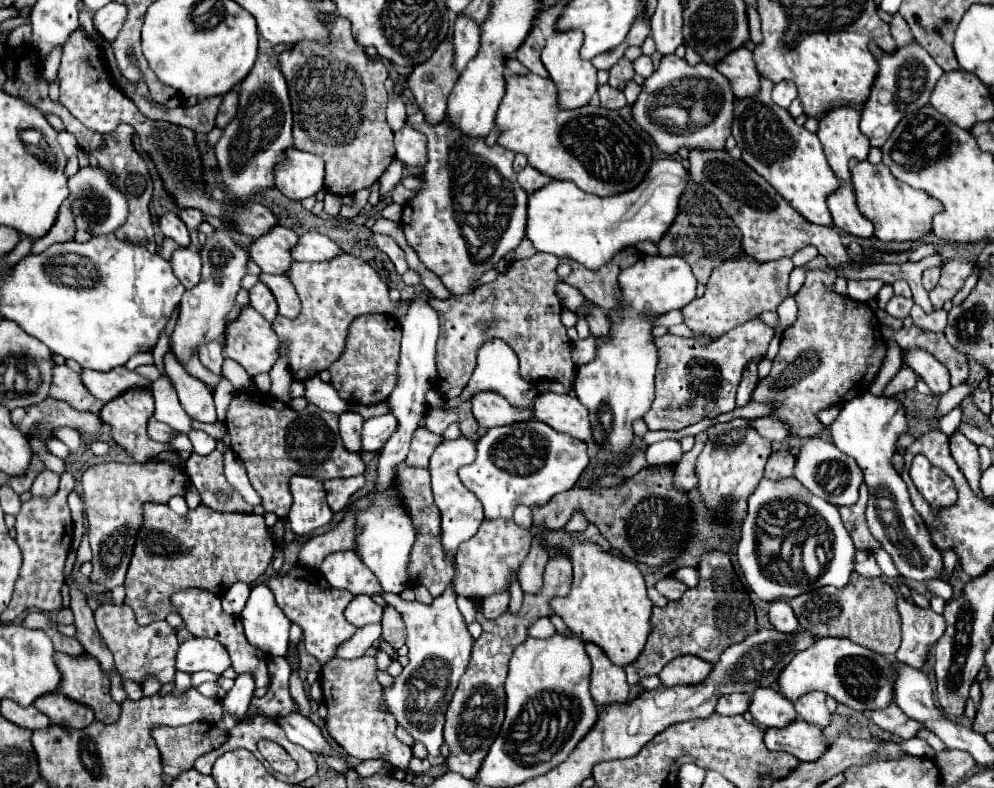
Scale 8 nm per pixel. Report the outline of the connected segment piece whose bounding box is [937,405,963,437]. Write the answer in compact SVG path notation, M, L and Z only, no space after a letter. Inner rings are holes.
M960 405L956 406L947 415L938 420L937 426L945 435L951 437L959 426L962 418L962 408Z

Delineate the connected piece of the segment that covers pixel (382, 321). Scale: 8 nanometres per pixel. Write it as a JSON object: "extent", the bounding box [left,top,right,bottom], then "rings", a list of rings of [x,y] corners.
{"extent":[329,313,401,405],"rings":[[[369,313],[353,319],[349,325],[347,343],[343,355],[329,367],[331,385],[341,399],[361,405],[375,405],[389,397],[397,379],[397,359],[399,359],[401,331],[399,321],[389,315]]]}

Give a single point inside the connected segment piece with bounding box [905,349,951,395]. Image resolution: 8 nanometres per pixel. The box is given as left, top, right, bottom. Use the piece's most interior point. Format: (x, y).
(936, 376)

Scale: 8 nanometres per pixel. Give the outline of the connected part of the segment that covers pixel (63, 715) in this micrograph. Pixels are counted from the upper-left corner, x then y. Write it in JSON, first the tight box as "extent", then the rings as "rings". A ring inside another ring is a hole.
{"extent":[33,691,95,729],"rings":[[[55,691],[55,695],[41,695],[33,705],[45,713],[51,723],[71,729],[83,729],[95,719],[95,711],[91,711],[91,707],[71,703],[71,699],[67,699],[61,691]]]}

